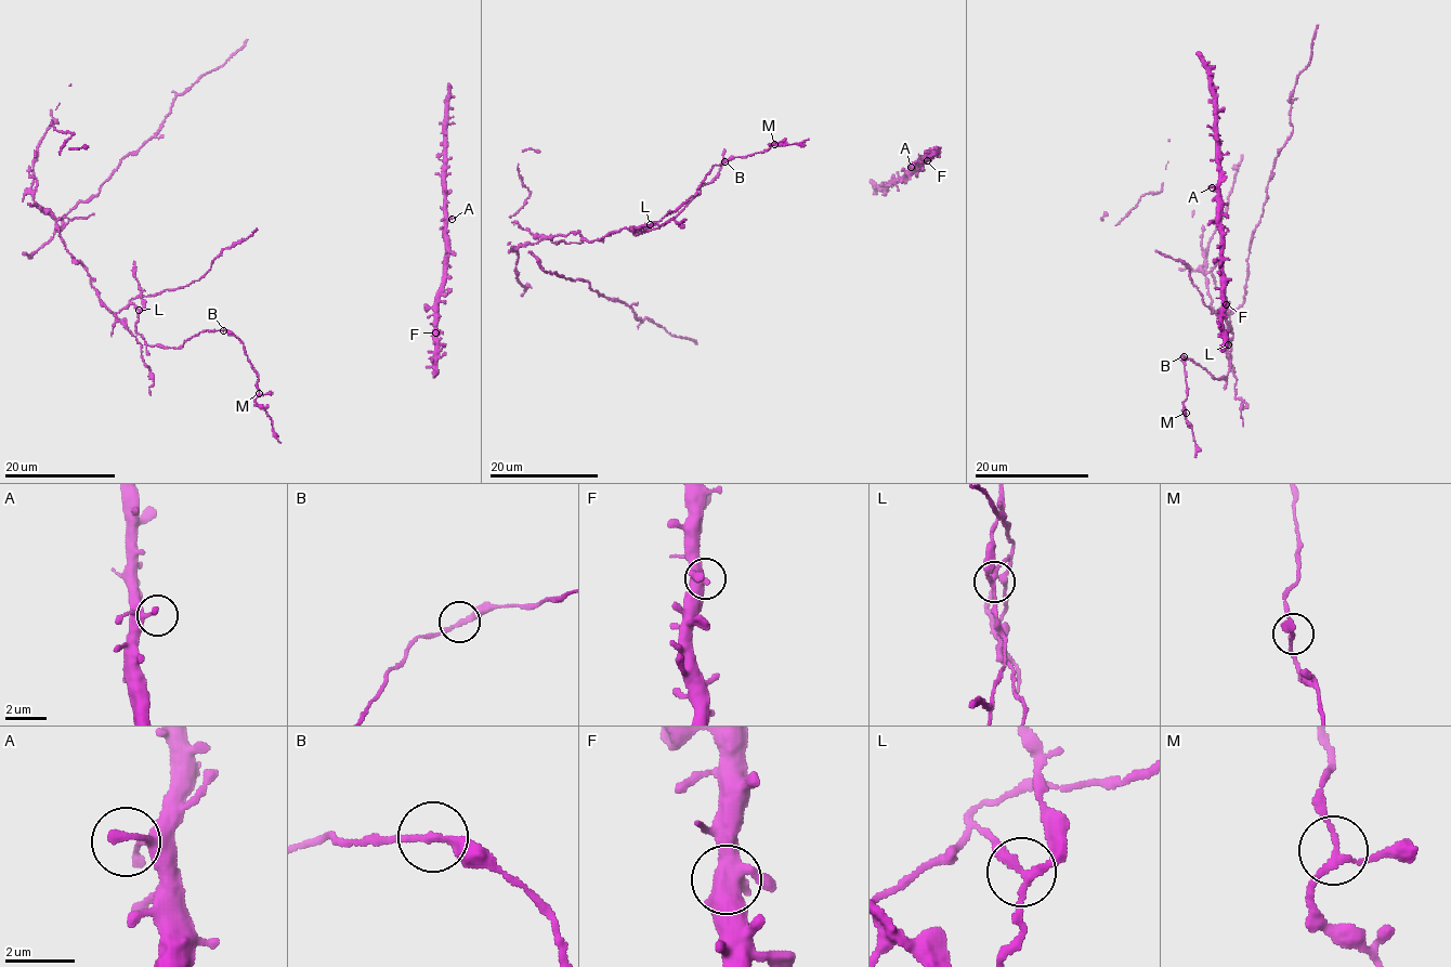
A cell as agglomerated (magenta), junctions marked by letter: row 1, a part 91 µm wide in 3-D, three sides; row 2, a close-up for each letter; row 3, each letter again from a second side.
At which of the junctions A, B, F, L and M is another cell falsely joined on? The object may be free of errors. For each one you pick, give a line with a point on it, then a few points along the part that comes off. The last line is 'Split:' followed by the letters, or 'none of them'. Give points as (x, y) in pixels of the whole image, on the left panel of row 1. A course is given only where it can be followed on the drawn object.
L: (139, 310)
Split: L

